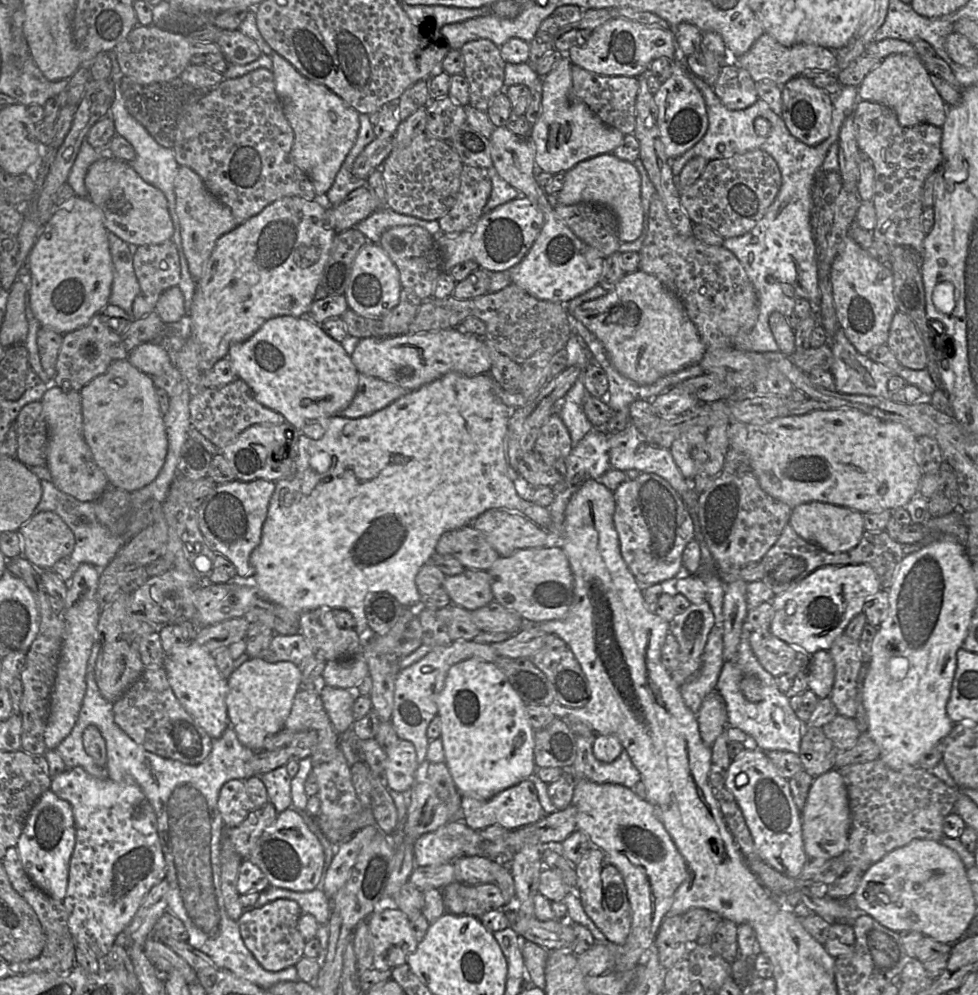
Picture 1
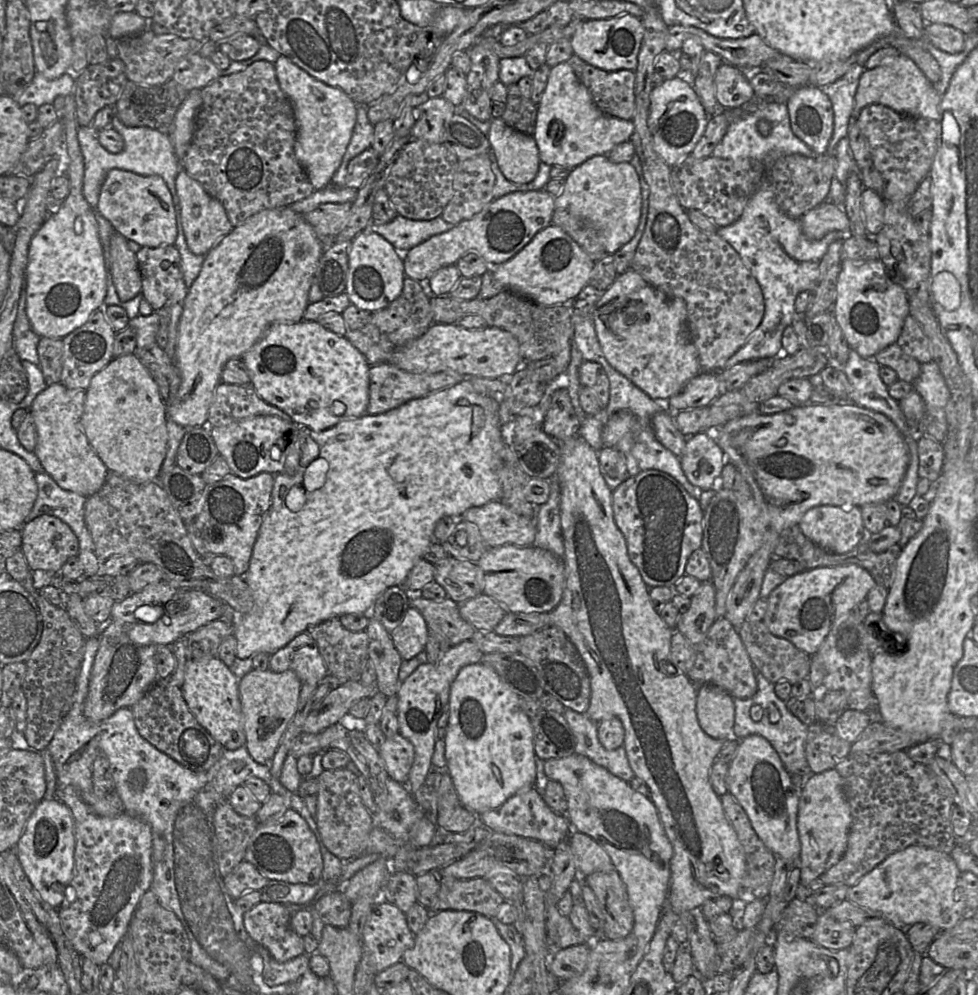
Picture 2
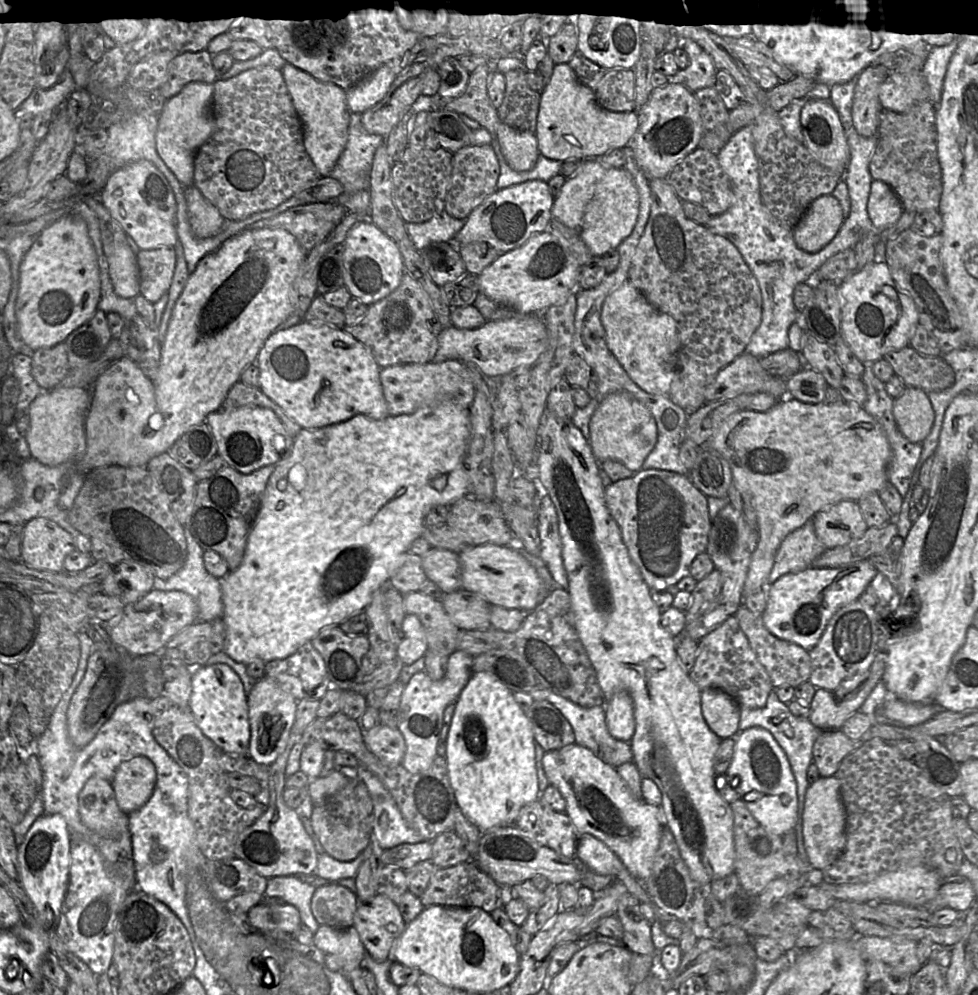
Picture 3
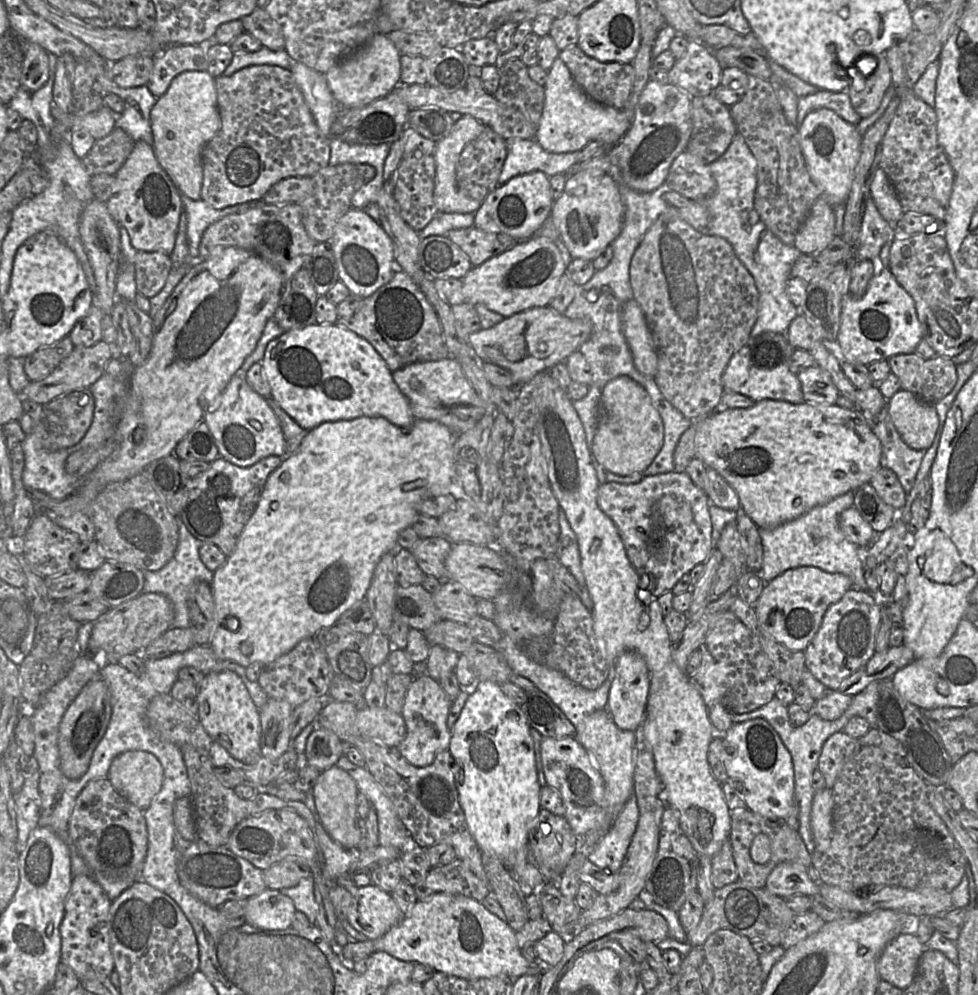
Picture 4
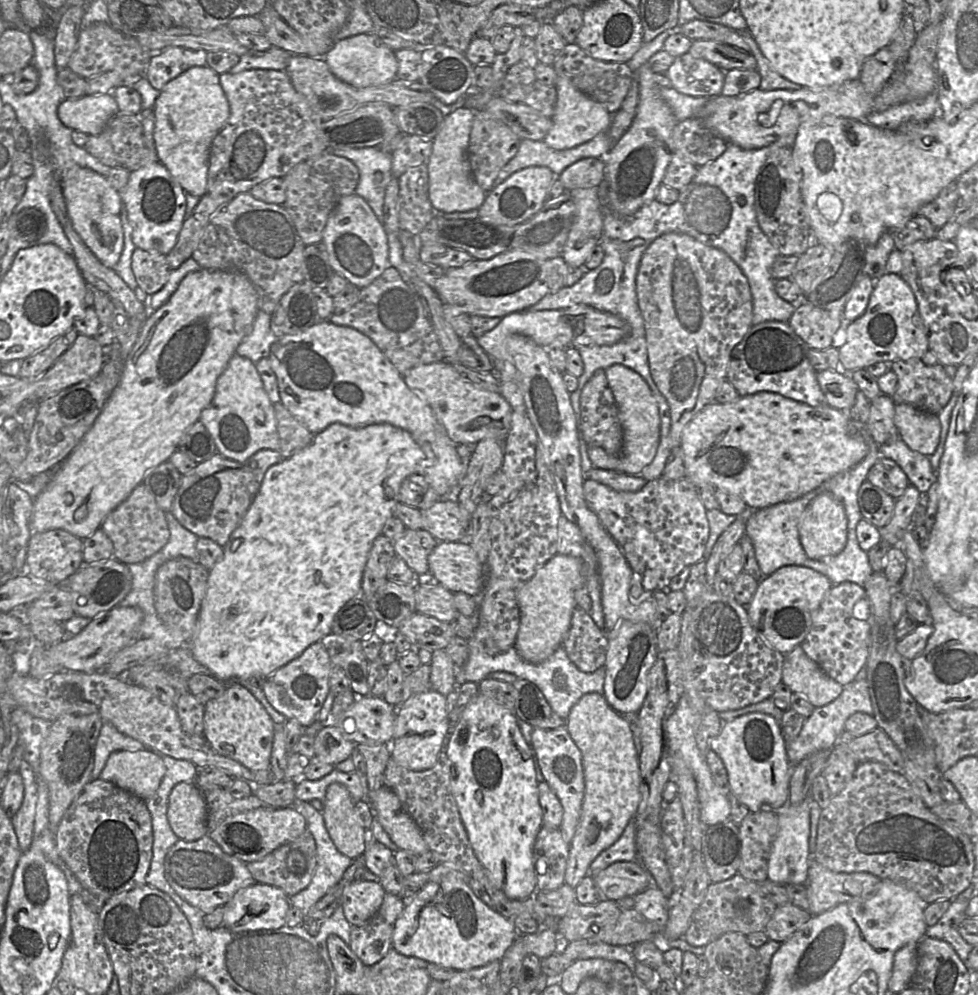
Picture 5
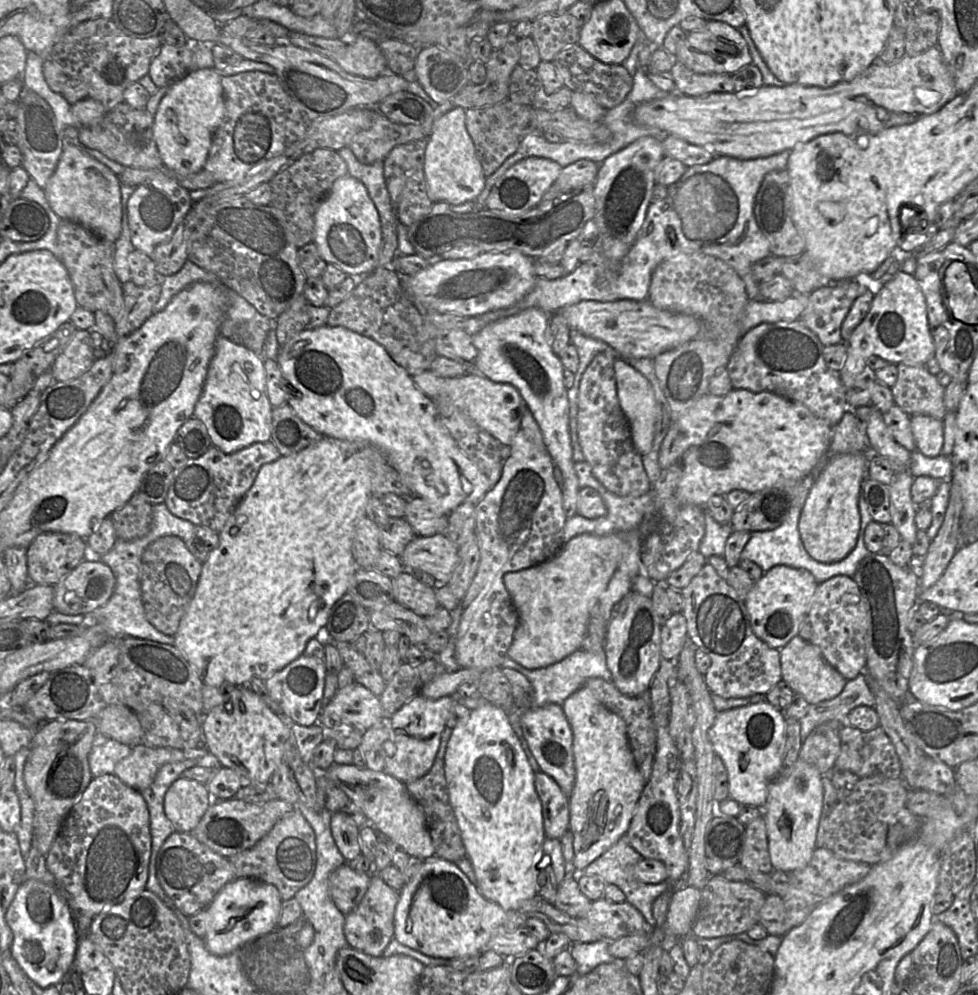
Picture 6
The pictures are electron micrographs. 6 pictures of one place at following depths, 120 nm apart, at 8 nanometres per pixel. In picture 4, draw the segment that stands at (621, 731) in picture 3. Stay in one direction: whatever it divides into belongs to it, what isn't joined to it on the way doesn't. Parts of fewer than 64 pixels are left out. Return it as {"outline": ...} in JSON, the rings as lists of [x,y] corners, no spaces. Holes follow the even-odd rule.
{"outline":[[[633,651],[622,653],[614,666],[607,710],[616,726],[625,731],[635,731],[644,721],[649,692],[649,671],[642,656]]]}

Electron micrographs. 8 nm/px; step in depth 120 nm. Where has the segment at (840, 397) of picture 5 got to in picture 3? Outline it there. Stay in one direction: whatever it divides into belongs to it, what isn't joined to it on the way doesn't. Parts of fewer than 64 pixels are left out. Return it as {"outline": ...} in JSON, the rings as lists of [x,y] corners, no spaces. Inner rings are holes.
{"outline":[[[804,366],[787,379],[788,394],[801,402],[817,404],[824,402],[828,384],[819,372]]]}

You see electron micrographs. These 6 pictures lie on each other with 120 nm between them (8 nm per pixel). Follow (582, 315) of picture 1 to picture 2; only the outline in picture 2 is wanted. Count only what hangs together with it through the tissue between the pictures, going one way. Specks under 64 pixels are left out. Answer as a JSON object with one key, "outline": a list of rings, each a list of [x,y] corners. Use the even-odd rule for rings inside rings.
{"outline":[[[632,269],[618,275],[596,302],[591,314],[596,334],[609,364],[655,401],[665,403],[700,373],[699,356],[688,330],[686,303],[647,283]]]}

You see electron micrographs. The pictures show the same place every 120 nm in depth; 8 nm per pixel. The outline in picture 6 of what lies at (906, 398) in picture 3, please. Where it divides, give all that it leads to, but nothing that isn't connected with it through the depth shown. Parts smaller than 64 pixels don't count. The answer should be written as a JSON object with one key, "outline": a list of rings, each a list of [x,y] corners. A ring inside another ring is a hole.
{"outline":[[[912,415],[911,429],[918,451],[927,457],[941,454],[944,444],[944,428],[941,420],[928,415]]]}

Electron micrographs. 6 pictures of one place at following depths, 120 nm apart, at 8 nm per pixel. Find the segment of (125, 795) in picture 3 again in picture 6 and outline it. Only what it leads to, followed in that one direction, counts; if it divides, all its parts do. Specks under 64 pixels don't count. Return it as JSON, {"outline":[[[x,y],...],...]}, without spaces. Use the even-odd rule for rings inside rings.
{"outline":[[[144,744],[132,748],[131,754],[116,764],[113,775],[139,792],[153,783],[158,770],[164,764],[188,760],[181,750],[174,748]]]}

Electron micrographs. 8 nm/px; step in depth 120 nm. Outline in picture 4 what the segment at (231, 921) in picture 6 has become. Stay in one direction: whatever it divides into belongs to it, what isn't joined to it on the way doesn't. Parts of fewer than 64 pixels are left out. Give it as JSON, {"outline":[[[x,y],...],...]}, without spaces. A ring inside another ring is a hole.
{"outline":[[[266,888],[262,893],[248,898],[244,919],[250,925],[266,930],[285,930],[291,927],[296,908],[291,898],[279,890]]]}

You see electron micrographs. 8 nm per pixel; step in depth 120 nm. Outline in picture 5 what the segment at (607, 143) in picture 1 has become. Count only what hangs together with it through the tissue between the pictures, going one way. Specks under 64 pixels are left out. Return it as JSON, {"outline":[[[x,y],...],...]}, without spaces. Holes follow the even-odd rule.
{"outline":[[[557,75],[555,88],[557,102],[551,117],[553,126],[543,139],[546,145],[556,150],[570,149],[592,140],[599,133],[608,131],[613,115],[603,105],[579,91],[564,76]]]}

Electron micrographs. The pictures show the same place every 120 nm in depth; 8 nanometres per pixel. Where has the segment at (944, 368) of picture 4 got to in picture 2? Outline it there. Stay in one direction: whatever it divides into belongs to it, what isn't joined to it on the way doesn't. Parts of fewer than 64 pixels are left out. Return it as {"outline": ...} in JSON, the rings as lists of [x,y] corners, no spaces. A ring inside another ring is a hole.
{"outline":[[[896,343],[888,346],[874,356],[880,366],[892,368],[898,378],[913,384],[921,373],[921,364],[907,355]]]}

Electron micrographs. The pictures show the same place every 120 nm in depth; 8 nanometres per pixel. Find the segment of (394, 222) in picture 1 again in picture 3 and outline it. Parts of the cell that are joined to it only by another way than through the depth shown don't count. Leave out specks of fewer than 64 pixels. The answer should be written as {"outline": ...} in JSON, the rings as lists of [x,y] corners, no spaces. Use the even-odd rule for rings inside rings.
{"outline":[[[445,210],[423,223],[406,223],[406,231],[418,251],[433,242],[452,241],[466,219],[450,216]]]}

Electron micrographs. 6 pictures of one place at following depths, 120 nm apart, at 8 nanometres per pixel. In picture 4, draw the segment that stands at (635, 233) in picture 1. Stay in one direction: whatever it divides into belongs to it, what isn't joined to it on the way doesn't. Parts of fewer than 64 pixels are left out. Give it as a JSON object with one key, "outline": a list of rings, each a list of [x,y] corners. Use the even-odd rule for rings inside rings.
{"outline":[[[600,170],[569,174],[561,196],[553,203],[551,218],[571,259],[592,261],[621,233],[624,205],[619,186],[608,173]]]}

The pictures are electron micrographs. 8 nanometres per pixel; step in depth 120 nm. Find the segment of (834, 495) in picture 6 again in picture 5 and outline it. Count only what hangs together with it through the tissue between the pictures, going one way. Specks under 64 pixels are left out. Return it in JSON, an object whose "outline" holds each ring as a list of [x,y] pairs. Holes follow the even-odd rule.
{"outline":[[[832,493],[815,497],[799,523],[801,545],[809,558],[839,554],[847,543],[848,520],[843,503]]]}

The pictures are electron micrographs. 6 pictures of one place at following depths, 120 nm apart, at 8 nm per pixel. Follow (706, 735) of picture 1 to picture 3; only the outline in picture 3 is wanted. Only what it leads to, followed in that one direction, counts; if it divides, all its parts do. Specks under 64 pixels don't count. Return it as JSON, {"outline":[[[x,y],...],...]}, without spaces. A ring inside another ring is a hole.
{"outline":[[[717,688],[702,689],[701,710],[707,725],[721,740],[735,740],[740,720],[740,705],[735,699]]]}

